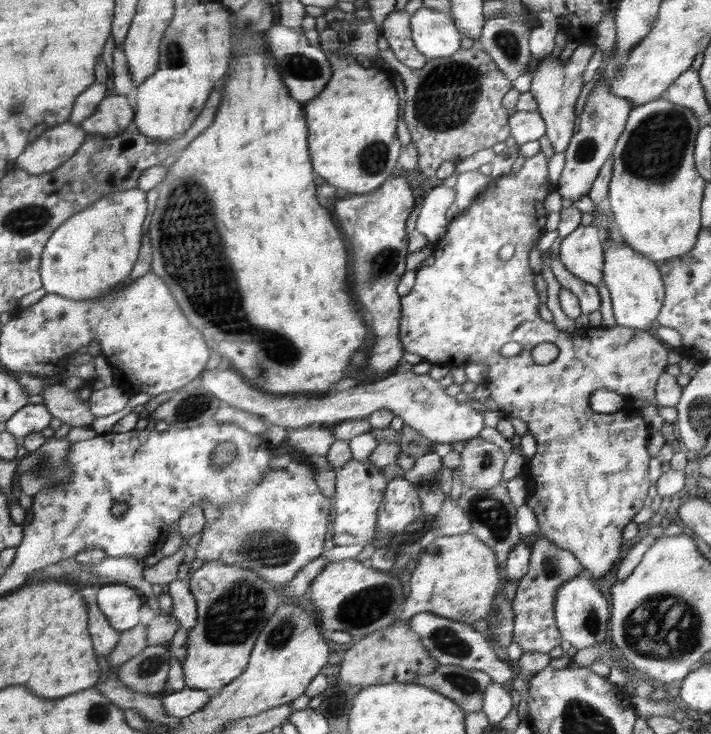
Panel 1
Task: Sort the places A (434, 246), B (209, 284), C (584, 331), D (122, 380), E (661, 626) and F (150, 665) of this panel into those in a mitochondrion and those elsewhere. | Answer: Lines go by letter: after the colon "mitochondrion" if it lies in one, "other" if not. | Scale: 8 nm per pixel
A: other
B: mitochondrion
C: other
D: other
E: mitochondrion
F: mitochondrion

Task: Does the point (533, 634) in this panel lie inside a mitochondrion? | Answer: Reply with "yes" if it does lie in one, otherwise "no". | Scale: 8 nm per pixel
no

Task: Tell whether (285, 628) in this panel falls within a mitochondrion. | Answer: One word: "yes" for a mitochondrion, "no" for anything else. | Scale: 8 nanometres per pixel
yes

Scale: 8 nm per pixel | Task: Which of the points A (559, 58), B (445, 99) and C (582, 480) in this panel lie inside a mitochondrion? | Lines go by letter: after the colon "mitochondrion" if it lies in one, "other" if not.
A: other
B: mitochondrion
C: mitochondrion

